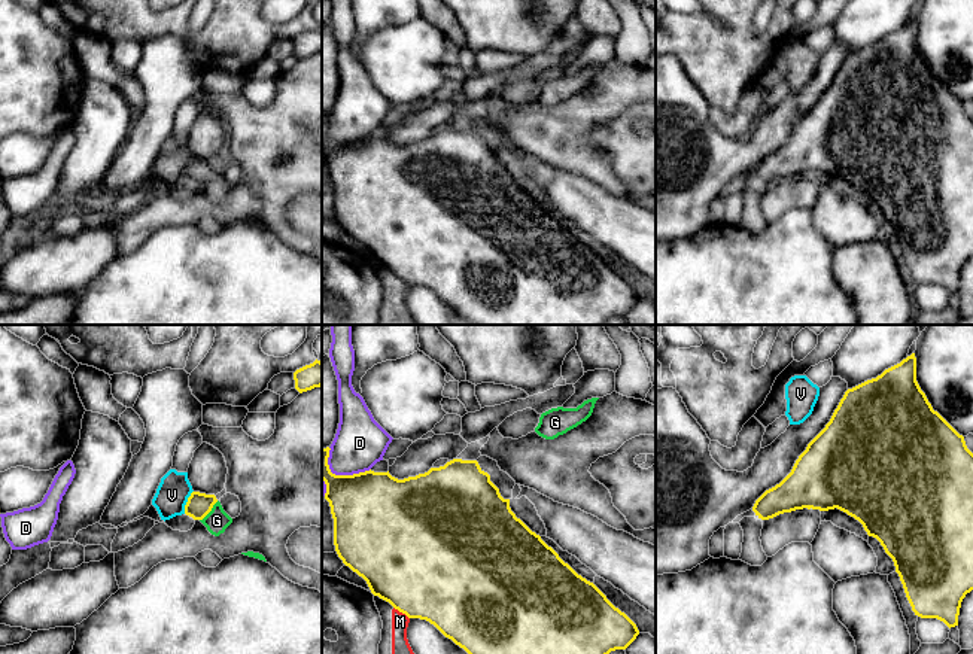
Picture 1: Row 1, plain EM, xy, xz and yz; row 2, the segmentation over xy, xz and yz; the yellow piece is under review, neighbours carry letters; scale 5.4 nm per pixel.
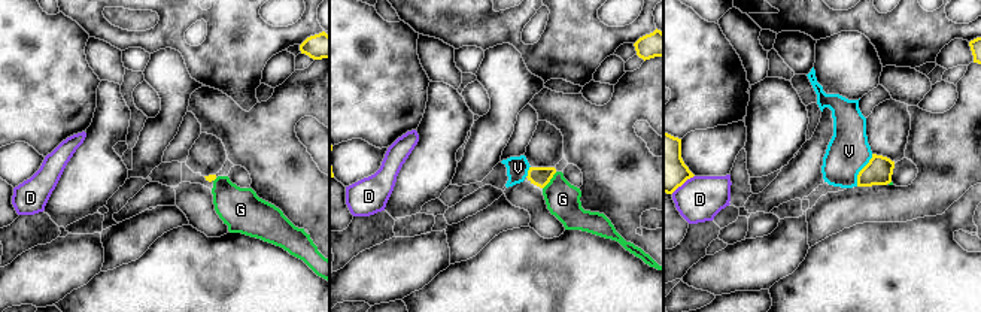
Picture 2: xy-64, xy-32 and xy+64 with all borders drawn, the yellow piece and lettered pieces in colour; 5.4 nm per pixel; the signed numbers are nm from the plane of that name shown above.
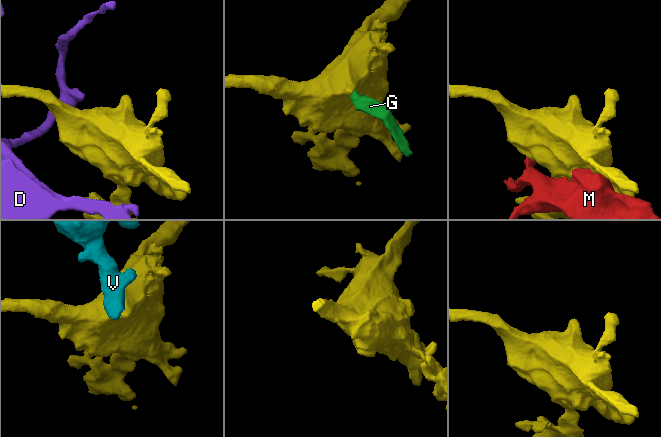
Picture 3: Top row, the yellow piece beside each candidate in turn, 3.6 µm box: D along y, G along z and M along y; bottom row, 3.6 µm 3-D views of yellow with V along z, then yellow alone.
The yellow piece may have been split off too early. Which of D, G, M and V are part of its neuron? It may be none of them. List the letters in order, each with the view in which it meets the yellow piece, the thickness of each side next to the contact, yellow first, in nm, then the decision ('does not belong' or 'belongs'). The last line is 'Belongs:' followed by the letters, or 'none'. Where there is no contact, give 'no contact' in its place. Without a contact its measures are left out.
D: contact in xz; calibres 420 and 280 nm; does not belong
G: contact in xy; calibres 140 and 120 nm; belongs
M: contact in xz; calibres 500 and 130 nm; does not belong
V: contact in xy; calibres 140 and 180 nm; does not belong
Belongs: G

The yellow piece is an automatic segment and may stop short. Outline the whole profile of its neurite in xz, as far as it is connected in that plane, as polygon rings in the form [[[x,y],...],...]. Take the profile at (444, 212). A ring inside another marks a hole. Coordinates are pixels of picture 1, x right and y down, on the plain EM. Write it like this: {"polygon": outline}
{"polygon": [[[329,113],[322,115],[322,146],[326,150],[325,165],[334,185],[334,212],[346,232],[362,243],[371,259],[389,268],[408,285],[434,291],[446,304],[463,314],[472,325],[603,325],[611,317],[626,316],[639,301],[636,291],[590,247],[578,241],[539,201],[532,198],[510,174],[499,155],[490,147],[477,127],[453,125],[444,133],[425,140],[398,146],[387,139],[365,137],[353,142],[335,142],[328,131]]]}

